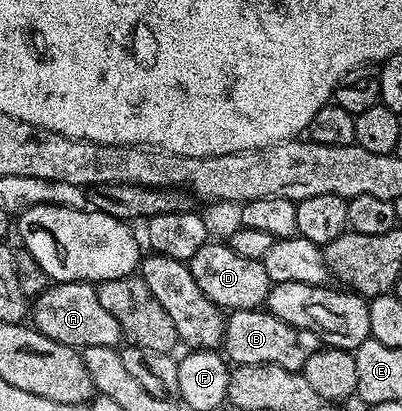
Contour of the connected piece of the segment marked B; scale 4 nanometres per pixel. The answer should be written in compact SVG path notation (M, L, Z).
M264 308L234 309L225 317L223 353L234 366L267 363L301 371L318 347L318 334L295 327Z

